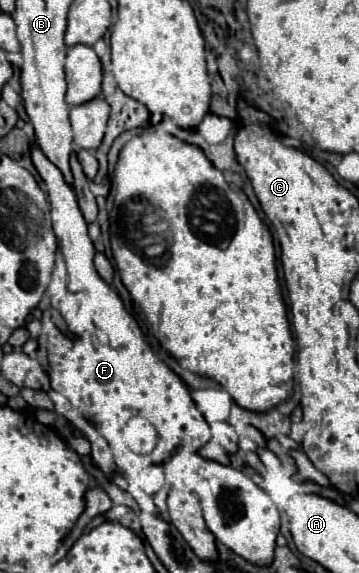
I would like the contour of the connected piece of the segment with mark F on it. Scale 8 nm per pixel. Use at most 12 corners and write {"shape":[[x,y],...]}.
{"shape":[[35,145],[59,245],[37,341],[57,418],[145,417],[151,463],[211,439],[189,387],[95,271],[73,187]]}

